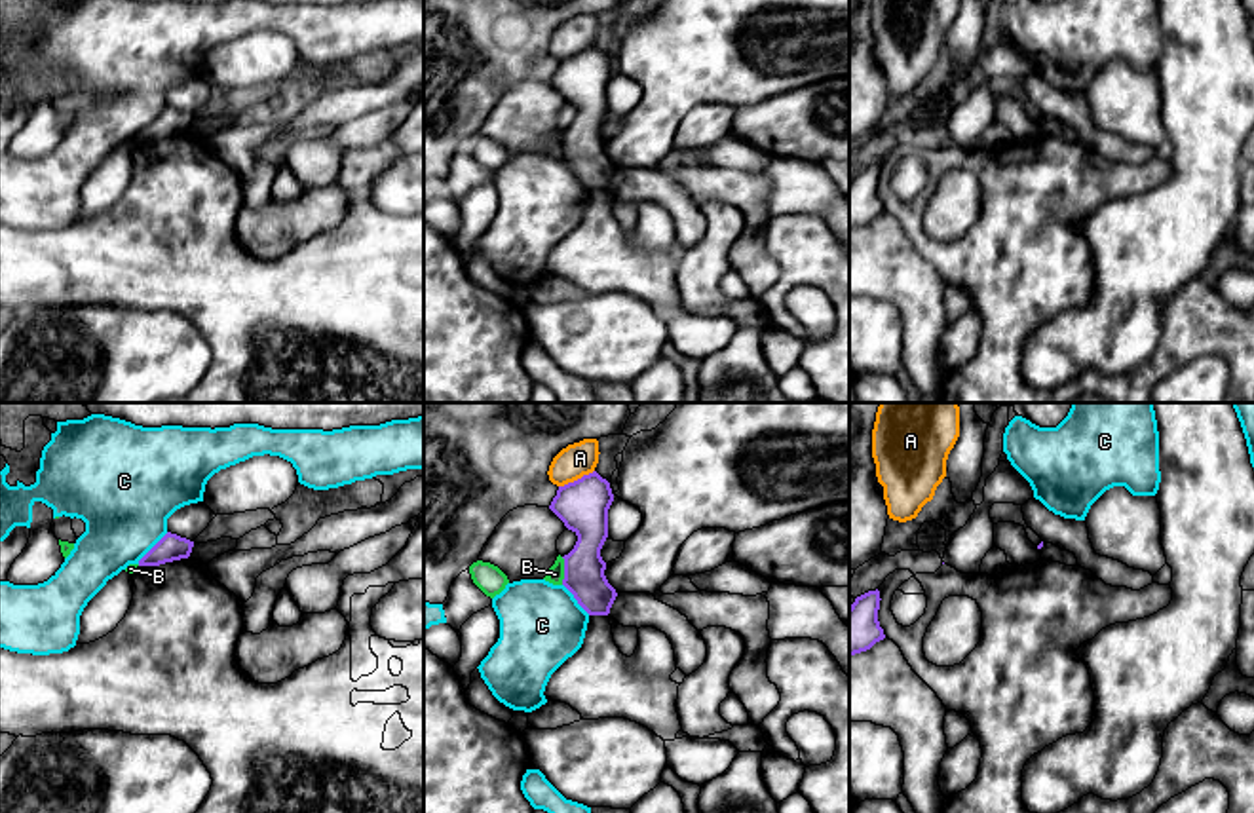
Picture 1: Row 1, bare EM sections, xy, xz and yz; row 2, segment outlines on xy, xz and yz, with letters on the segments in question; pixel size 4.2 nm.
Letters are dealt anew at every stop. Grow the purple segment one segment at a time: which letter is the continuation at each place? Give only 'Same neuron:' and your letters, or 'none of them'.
Same neuron: none of them

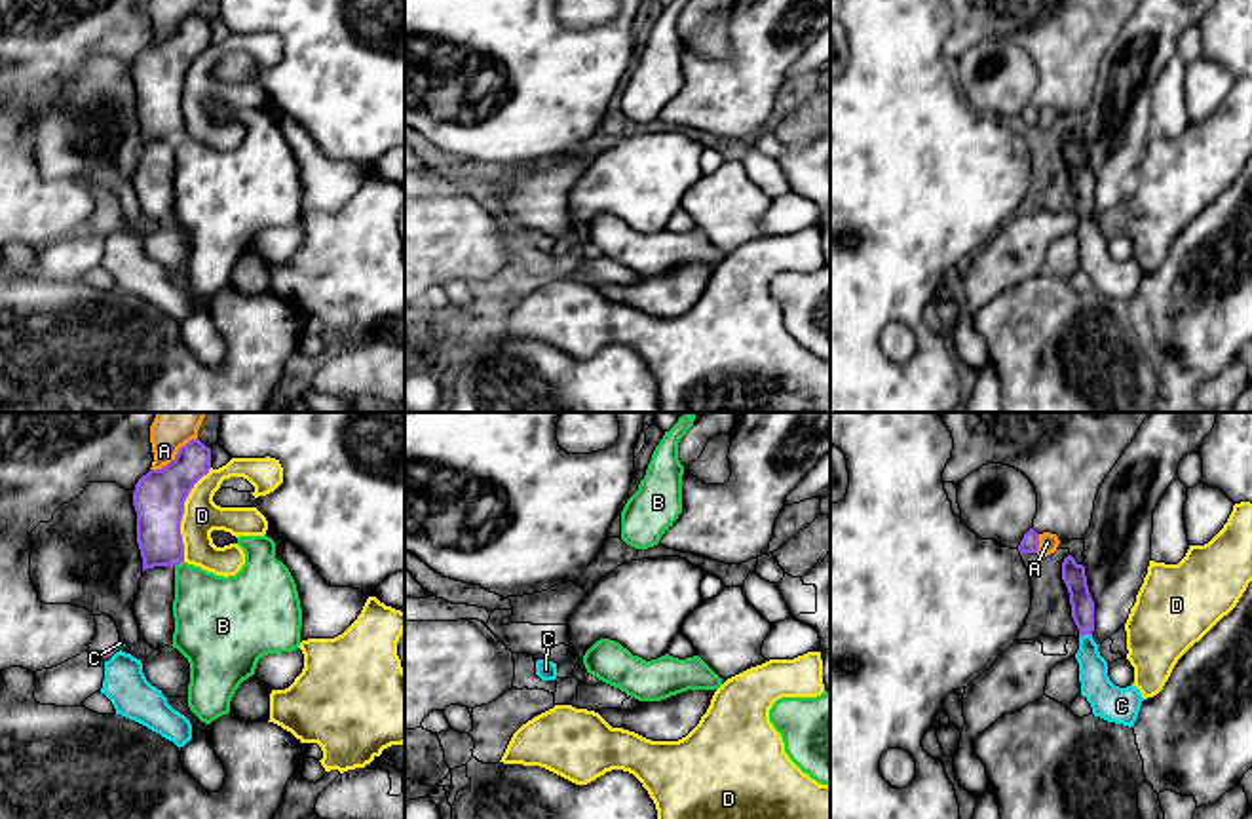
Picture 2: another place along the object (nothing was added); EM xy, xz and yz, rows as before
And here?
Same neuron: C

